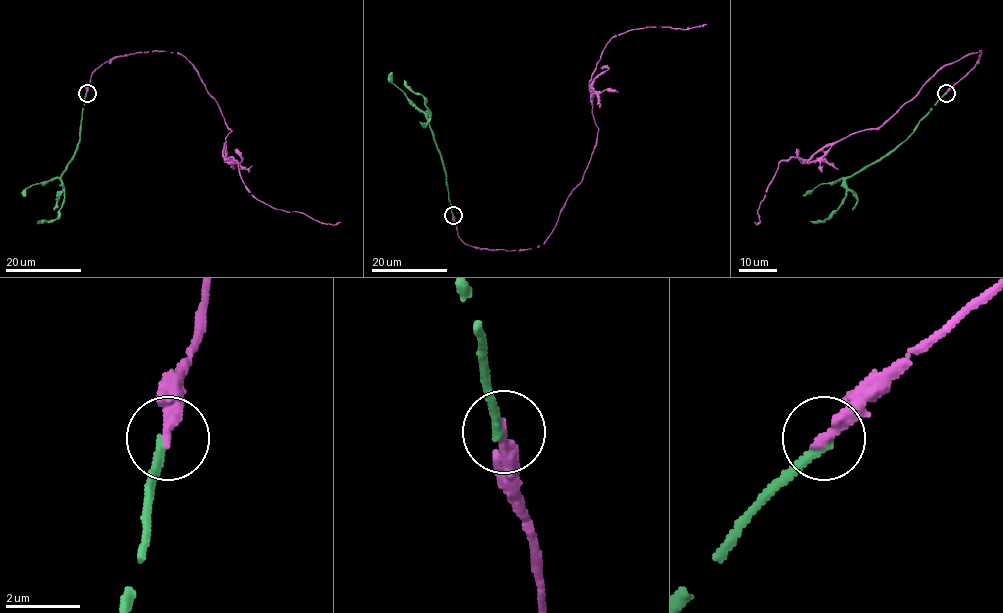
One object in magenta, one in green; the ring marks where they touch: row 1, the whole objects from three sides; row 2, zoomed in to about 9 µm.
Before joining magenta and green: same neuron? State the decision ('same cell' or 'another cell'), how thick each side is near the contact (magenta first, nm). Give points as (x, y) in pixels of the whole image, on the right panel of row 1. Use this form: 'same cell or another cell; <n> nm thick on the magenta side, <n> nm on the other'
another cell; 360 nm thick on the magenta side, 260 nm on the other

